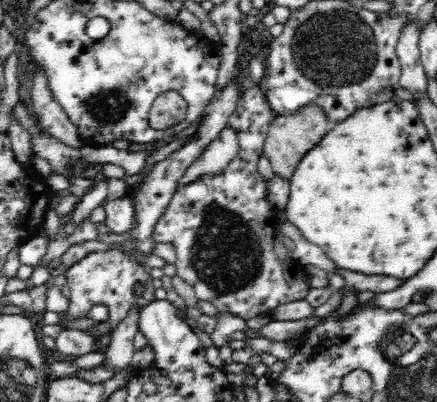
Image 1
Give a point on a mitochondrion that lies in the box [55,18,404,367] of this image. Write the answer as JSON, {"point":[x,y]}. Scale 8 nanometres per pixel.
{"point":[226,255]}

